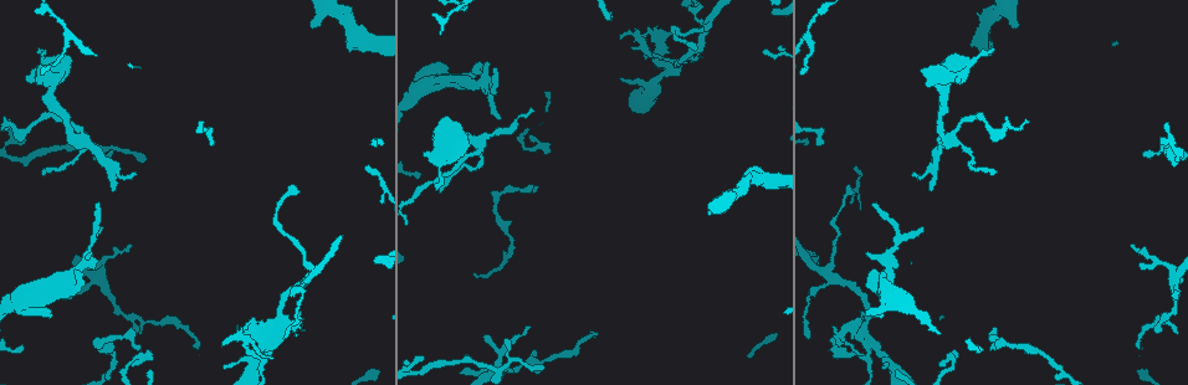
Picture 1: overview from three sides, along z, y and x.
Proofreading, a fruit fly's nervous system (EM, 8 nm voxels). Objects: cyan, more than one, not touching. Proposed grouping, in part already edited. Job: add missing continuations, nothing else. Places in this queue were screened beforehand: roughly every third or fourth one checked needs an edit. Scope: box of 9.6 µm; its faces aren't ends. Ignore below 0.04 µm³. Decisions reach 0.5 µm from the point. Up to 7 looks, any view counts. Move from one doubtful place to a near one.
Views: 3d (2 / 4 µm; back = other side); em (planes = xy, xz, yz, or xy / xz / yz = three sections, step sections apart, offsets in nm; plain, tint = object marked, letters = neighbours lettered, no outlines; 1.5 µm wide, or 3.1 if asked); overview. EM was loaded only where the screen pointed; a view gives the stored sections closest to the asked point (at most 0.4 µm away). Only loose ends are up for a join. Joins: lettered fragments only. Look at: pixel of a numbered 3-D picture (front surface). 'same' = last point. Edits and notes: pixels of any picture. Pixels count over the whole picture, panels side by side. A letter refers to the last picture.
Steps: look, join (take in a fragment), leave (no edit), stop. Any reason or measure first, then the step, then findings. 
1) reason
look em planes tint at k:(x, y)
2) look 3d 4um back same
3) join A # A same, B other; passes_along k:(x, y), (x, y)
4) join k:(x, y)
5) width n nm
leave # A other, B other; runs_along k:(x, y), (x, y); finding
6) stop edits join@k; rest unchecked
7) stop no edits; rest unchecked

look em planes letters at 1:(297, 193)

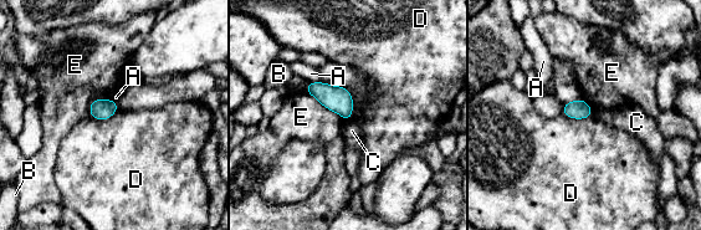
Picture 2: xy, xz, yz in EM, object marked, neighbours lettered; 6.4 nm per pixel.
longest_contact E 320 nm
leave # A other, B other, C other, D other, E other; border 2:(346, 88), (352, 96), (351, 119); none of them fits

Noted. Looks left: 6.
thin end
look 3d 4um back at 1:(38, 48)

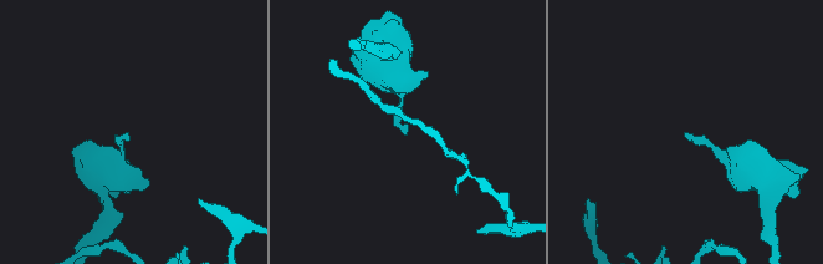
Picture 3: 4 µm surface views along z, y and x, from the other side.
shape alone is not enough
look em planes letters at 3:(686, 134)

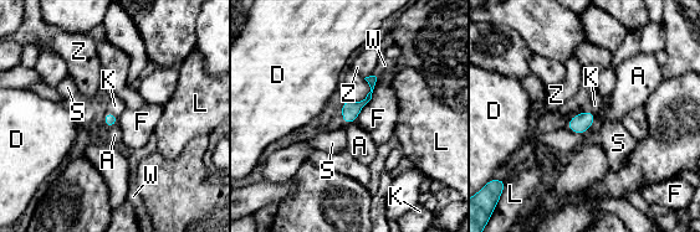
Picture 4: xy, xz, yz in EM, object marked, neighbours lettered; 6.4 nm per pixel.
width 80 nm
leave # A other, D other, F other, K other, L other, S other, W other, Z other; runs_along 4:(372, 78), (369, 96), (346, 119); none of them fits

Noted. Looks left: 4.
an open end
look em planes letters at 1:(534, 354)

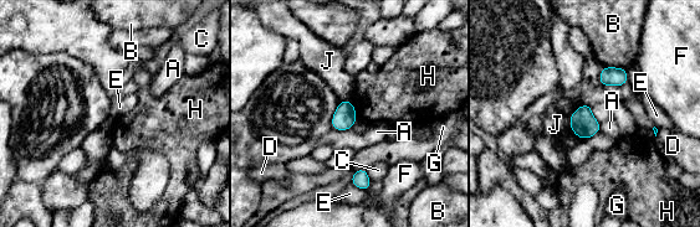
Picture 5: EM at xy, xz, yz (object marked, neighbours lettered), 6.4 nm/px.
leave # A other, B other, C other, D other, E other, F other, G other, H other, J other; border 5:(350, 99), (358, 117); none of them fits

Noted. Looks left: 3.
stop no edits; rest unchecked

